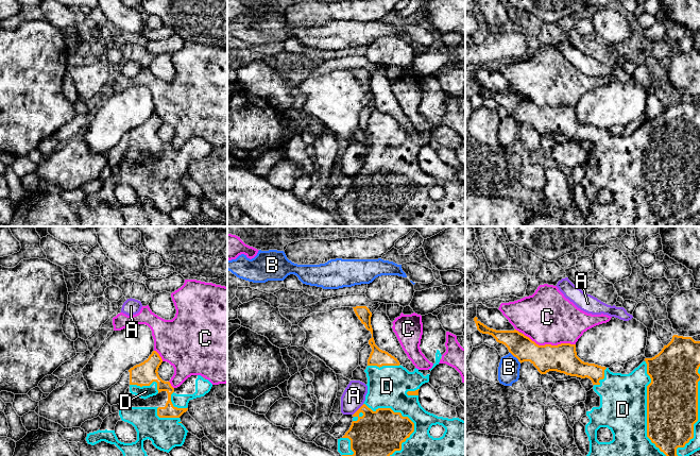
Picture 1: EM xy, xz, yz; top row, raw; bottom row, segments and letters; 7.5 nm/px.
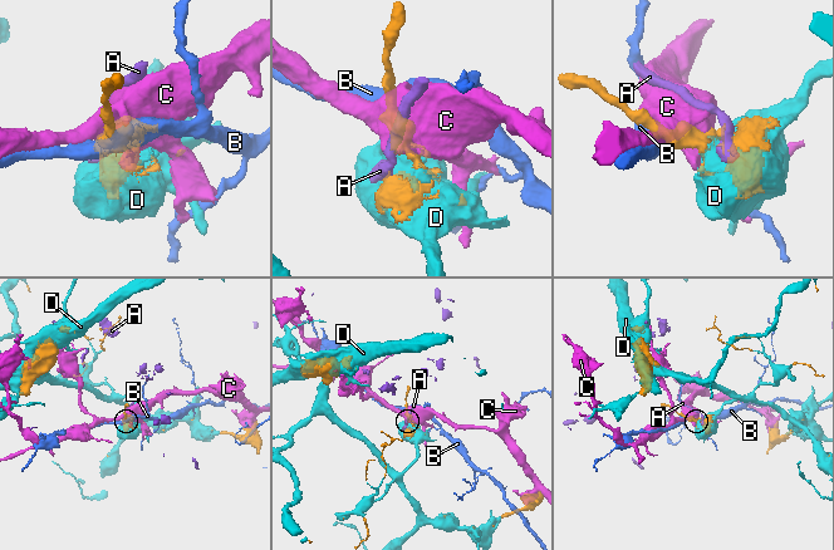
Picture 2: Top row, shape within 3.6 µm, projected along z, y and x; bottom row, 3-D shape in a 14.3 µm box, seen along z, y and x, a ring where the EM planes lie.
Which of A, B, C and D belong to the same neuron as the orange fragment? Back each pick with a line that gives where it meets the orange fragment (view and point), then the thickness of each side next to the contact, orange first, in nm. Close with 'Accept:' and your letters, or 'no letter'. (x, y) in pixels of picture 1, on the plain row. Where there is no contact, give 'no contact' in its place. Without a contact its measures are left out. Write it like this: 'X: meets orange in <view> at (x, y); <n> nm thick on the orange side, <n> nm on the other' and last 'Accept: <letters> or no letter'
D: meets orange in xz at (393, 214); 360 nm thick on the orange side, 420 nm on the other
Accept: D

